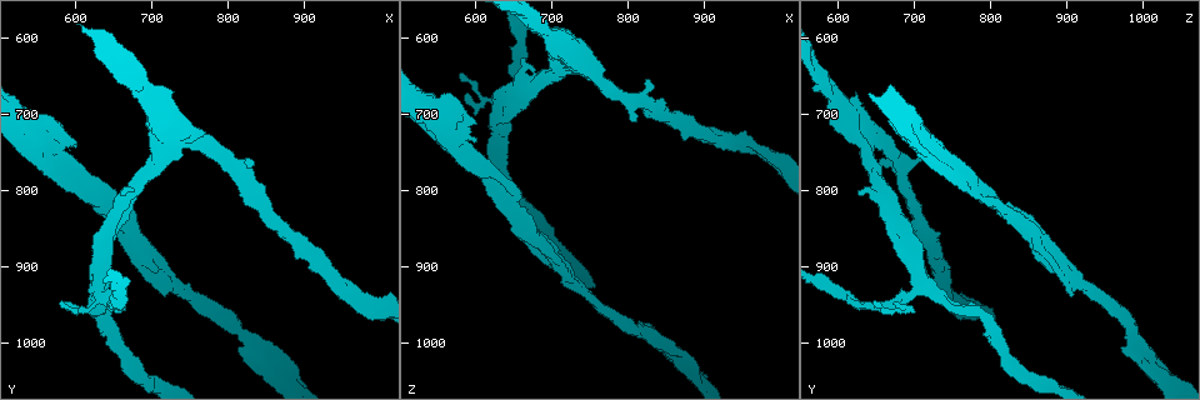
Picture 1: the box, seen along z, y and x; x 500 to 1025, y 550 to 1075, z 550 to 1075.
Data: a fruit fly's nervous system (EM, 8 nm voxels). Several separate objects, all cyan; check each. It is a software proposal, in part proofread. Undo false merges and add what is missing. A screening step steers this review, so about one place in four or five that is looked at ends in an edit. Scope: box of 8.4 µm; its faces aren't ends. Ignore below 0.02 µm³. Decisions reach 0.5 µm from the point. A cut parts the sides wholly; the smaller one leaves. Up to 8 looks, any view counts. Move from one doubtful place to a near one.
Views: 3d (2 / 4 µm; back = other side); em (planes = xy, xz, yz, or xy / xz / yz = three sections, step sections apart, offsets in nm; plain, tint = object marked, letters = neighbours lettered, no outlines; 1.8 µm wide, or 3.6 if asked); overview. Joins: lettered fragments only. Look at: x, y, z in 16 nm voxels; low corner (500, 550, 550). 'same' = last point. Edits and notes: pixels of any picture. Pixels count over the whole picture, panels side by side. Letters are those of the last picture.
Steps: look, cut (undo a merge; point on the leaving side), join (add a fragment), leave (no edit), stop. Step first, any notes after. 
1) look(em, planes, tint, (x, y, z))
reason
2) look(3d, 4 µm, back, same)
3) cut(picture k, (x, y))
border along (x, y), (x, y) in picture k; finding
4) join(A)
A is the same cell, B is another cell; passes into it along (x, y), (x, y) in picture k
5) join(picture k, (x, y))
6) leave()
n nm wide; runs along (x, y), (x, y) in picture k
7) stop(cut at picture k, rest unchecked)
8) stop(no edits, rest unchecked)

look(3d, 2 µm, back, (845, 1005, 1000))
a fork

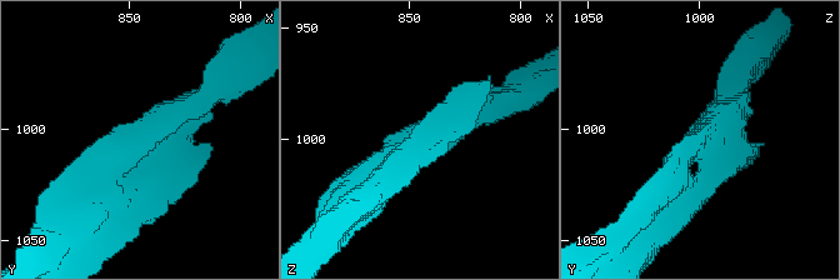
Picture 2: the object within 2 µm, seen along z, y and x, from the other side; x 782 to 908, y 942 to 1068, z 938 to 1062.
look(em, planes, letters, (844, 1006, 998))
need the tissue

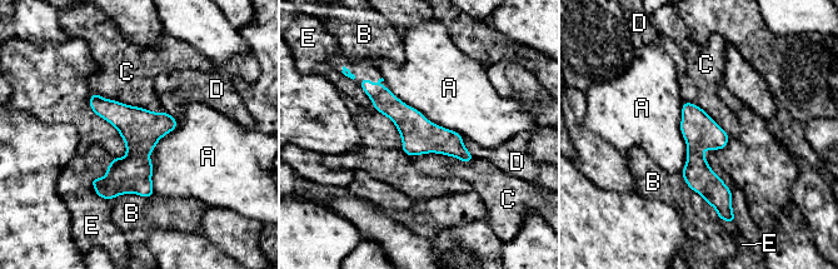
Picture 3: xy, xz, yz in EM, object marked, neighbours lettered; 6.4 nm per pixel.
leave()
A, B, C, D and E are other cells; runs along (365, 81), (423, 137), (468, 158) in picture 3; all the same cell

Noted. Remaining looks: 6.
look(em, yz, step 8, tint, (815, 755, 710))
branch stops here

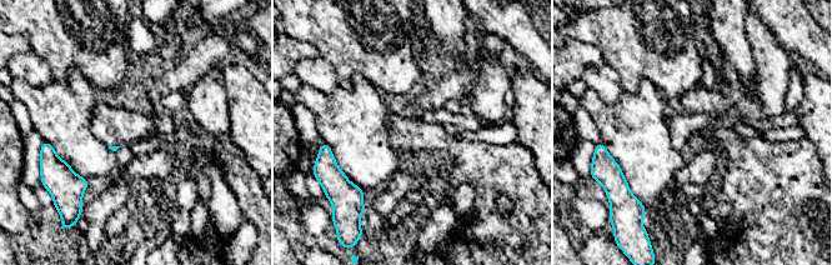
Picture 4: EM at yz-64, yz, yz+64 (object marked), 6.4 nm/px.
look(em, planes, letters, same)

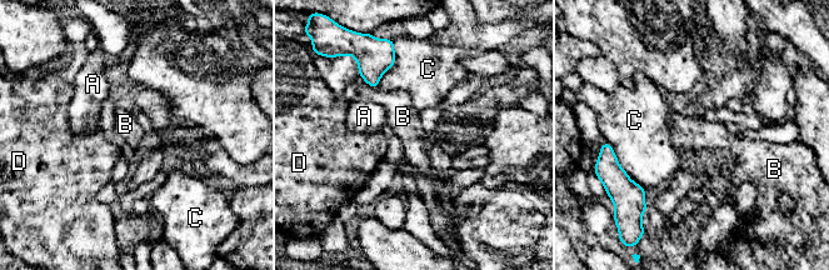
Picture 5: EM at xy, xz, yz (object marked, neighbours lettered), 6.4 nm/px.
leave()
A, B, C and D are other cells; no lettered fragment goes on from it

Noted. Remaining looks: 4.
look(3d, 2 µm, (655, 805, 805))
an open end

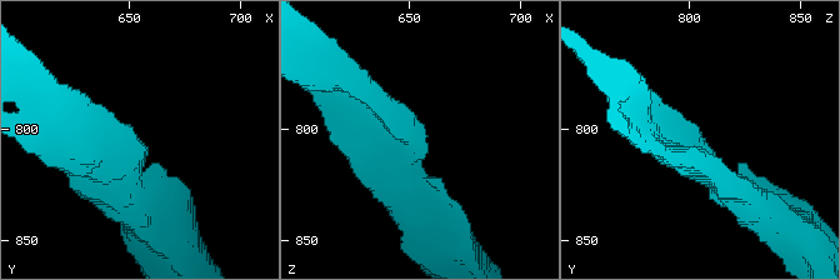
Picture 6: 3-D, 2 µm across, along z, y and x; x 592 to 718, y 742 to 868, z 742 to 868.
look(em, planes, letters, (657, 806, 808))
shape alone is not enough

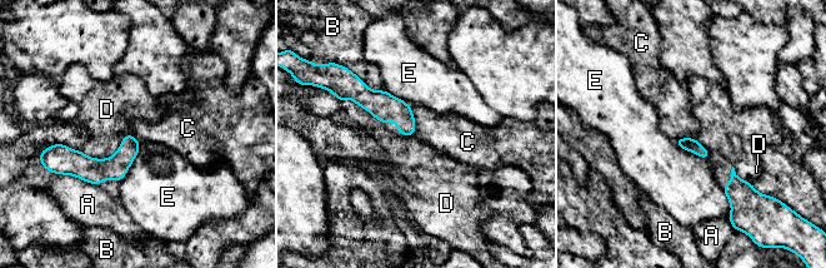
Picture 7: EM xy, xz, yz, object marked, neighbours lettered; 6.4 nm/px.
leave()
A, B, C, D and E are other cells; none of them fits

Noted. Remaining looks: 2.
stop(no edits, rest unchecked)

